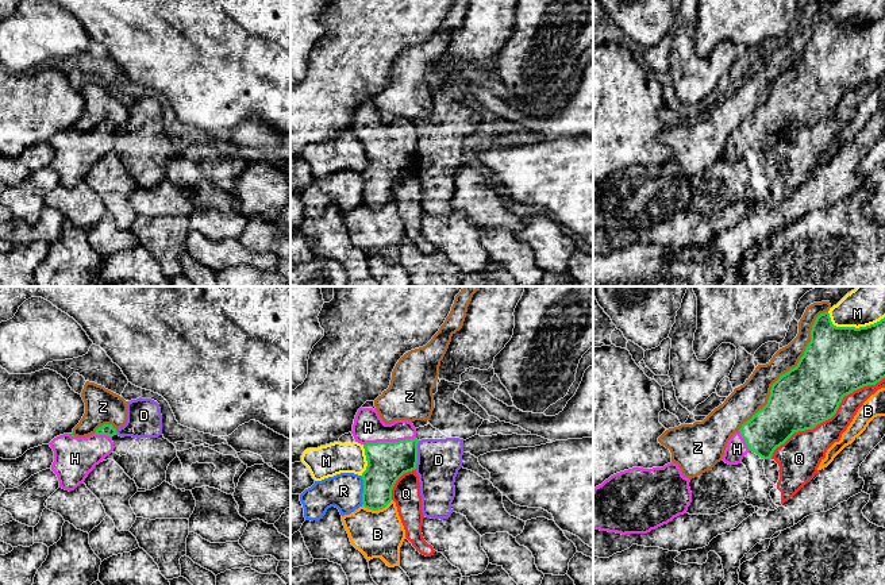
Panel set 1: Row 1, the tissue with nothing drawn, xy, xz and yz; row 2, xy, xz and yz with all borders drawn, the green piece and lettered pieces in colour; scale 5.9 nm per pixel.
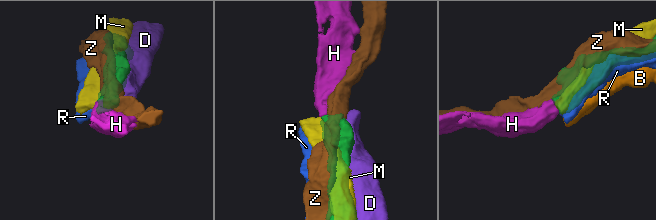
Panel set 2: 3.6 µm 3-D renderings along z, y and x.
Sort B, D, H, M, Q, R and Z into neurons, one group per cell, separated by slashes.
B / D / H / M / Q / R / Z

